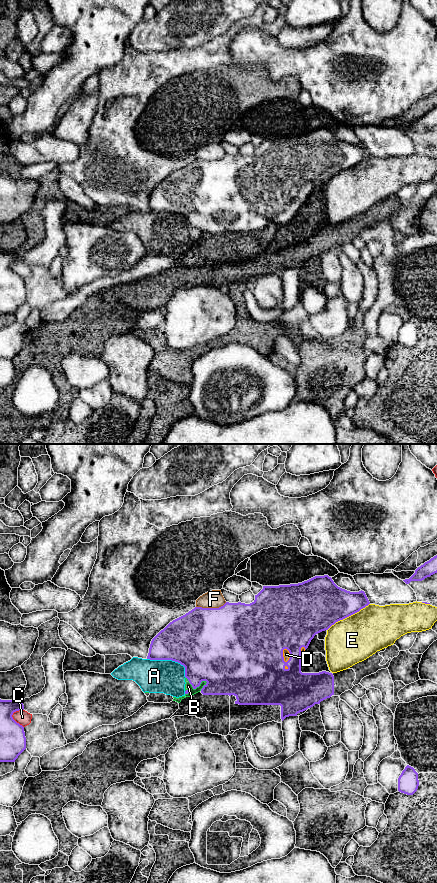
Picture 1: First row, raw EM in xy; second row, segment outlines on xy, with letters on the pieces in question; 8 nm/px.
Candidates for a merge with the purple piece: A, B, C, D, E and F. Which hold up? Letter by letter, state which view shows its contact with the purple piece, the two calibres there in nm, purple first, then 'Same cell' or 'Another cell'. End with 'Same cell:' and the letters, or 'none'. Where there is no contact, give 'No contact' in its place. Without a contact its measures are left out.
A: Touches purple in xy. Thickness 440 nm (purple) against 280 nm. Another cell
B: Touches purple in xy. Thickness 360 nm (purple) against 60 nm. Another cell
C: Touches purple in xy. Thickness 200 nm (purple) against 120 nm. Another cell
D: Touches purple in xy. Thickness 500 nm (purple) against 60 nm. Another cell
E: Touches purple in xy. Thickness 400 nm (purple) against 360 nm. Another cell
F: Touches purple in xy. Thickness 500 nm (purple) against 140 nm. Another cell
Same cell: none

